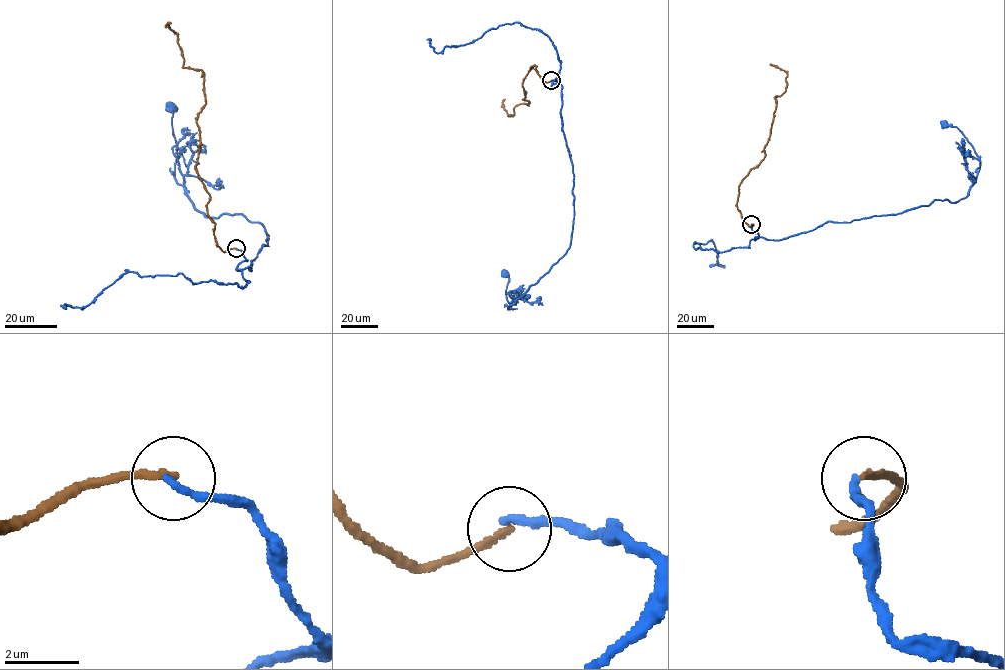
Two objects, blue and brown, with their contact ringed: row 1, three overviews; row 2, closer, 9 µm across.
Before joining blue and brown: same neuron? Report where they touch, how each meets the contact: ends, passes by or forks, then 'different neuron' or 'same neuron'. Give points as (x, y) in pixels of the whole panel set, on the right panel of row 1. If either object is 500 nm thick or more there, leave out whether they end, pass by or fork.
(751, 224) | blue ends | brown ends | different neuron

